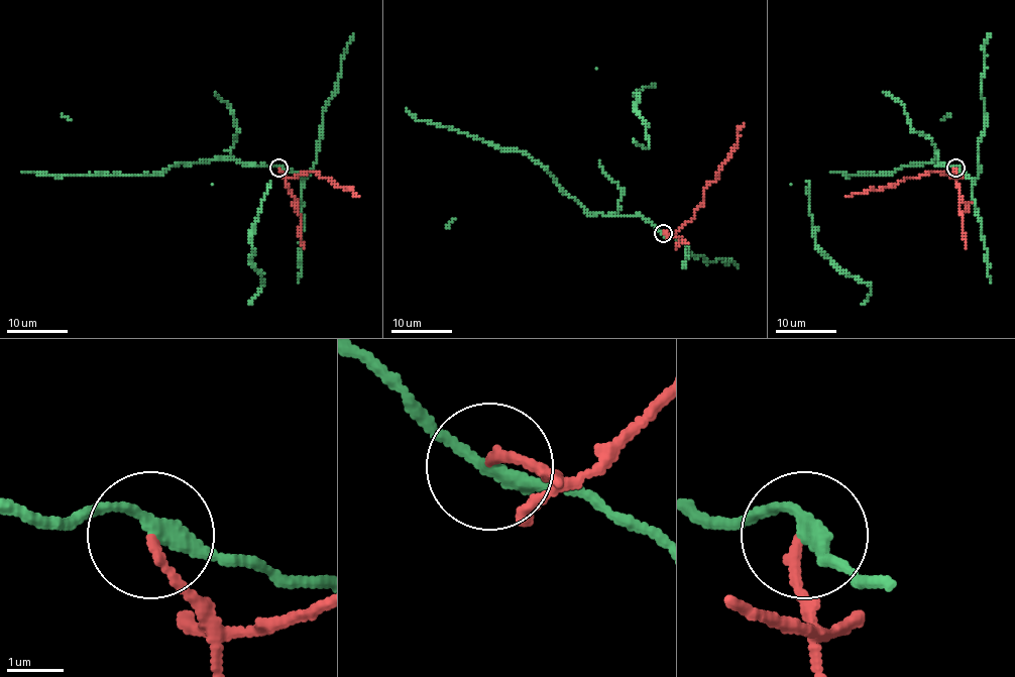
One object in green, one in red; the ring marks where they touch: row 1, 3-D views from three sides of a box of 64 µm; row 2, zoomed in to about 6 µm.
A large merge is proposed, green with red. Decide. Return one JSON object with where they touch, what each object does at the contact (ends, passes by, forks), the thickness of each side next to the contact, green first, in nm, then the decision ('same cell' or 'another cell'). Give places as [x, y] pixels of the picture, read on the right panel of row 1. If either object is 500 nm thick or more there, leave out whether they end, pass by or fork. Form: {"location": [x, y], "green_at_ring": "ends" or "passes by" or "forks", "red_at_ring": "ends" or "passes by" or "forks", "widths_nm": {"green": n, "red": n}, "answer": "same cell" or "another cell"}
{"location": [955, 167], "green_at_ring": "passes by", "red_at_ring": "ends", "widths_nm": {"green": 260, "red": 160}, "answer": "another cell"}

